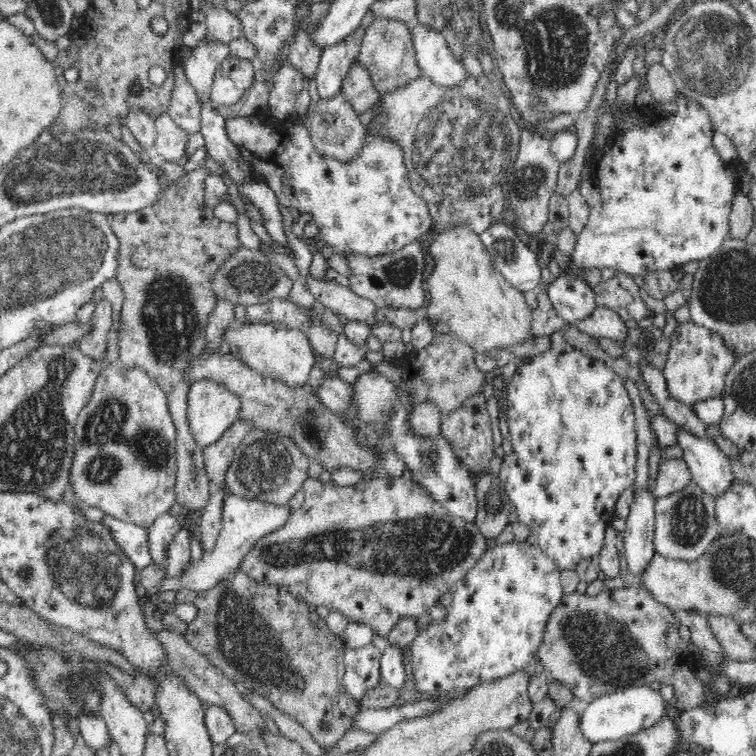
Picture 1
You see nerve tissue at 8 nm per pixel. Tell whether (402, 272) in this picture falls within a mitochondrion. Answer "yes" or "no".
yes

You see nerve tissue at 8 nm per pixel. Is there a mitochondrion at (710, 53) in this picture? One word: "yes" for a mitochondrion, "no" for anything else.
yes

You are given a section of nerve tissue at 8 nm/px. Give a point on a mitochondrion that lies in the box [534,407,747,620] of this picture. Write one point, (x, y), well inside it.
(690, 523)

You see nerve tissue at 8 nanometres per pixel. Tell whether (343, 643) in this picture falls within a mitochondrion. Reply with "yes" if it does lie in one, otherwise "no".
no

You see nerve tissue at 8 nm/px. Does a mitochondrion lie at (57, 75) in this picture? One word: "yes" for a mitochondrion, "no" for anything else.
no

